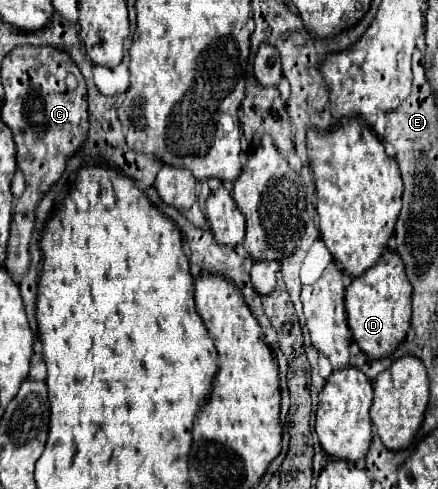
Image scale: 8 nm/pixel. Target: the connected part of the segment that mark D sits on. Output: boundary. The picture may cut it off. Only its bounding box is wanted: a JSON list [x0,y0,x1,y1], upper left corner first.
[345,249,411,359]

